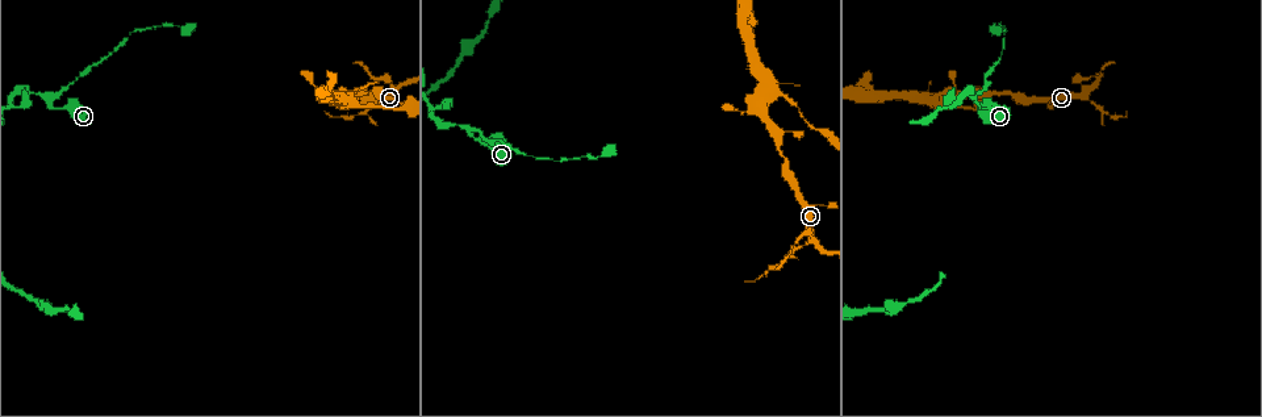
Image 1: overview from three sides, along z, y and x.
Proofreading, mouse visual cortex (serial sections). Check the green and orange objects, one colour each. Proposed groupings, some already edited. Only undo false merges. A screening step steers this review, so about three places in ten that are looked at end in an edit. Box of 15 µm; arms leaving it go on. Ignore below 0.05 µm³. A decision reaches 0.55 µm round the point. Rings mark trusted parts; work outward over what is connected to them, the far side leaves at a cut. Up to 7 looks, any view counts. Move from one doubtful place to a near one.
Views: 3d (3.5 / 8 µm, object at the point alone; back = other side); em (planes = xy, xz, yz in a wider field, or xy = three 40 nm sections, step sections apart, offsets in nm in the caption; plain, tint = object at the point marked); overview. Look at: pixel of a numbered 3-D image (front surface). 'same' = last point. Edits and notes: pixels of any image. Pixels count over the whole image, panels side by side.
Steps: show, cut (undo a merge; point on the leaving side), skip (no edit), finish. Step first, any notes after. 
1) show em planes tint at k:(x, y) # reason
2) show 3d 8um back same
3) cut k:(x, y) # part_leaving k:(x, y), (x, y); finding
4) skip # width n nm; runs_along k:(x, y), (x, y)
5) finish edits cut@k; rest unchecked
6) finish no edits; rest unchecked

show em xy step 2 tint at 1:(52, 103) # three arms meet

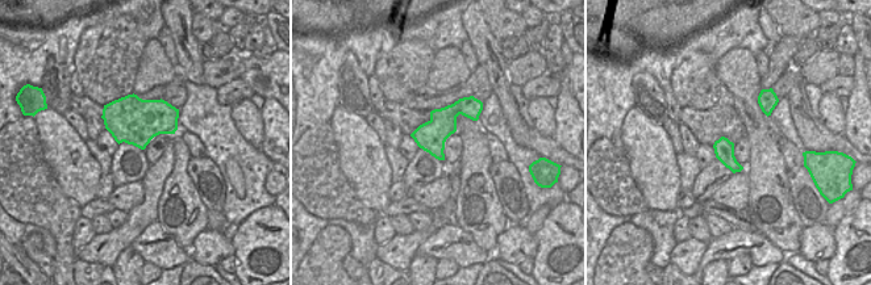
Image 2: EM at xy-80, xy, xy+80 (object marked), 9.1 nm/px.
show 3d 3.5um same

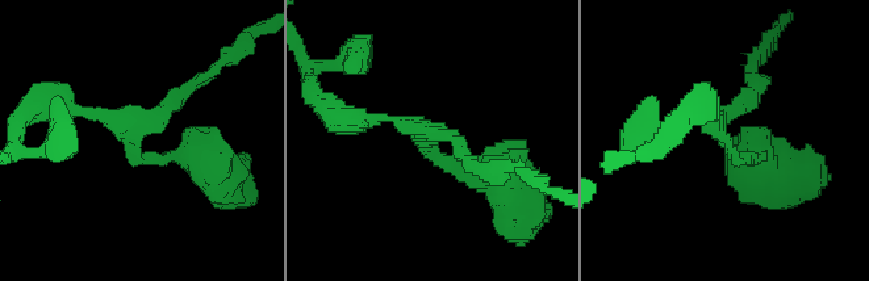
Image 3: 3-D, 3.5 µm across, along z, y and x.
skip # arm_widths 150, 200, 250 nm; continuous, no second cell

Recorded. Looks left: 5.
show 3d 8um at 1:(350, 105) # a fork

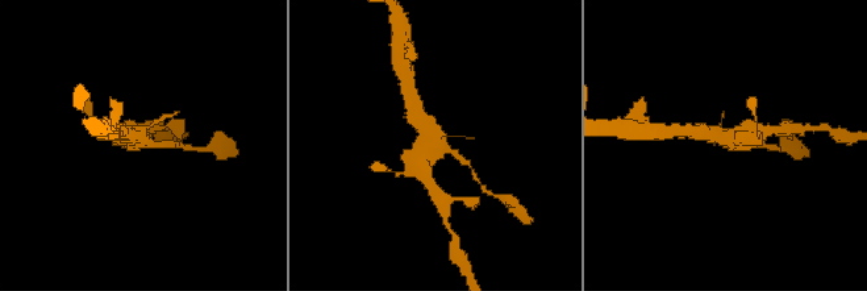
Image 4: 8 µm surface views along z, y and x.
show 3d 3.5um at 4:(145, 143)

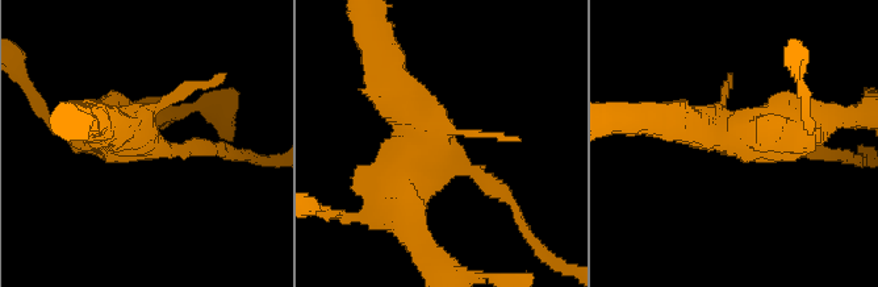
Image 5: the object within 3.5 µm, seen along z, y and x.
show em xy step 3 tint at 5:(434, 162)

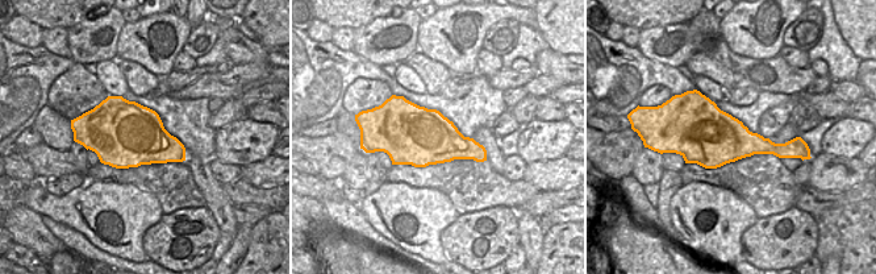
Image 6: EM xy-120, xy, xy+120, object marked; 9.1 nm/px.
skip # runs_along 5:(412, 228), (419, 120), (387, 77); all the same cell

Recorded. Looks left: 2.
show 3d 8um at 1:(1095, 105)

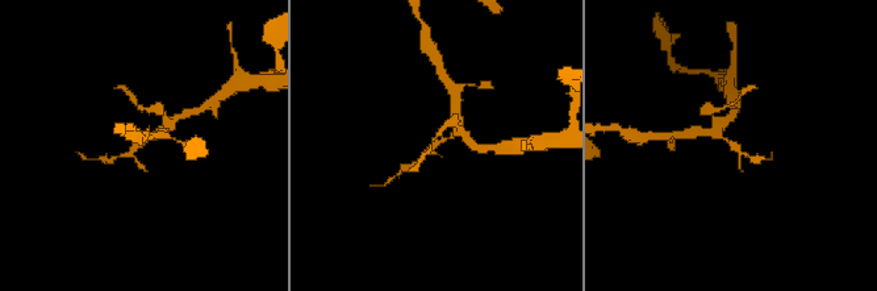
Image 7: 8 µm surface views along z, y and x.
show em xy step 1 tint at 7:(731, 145) # shape alone is not enough

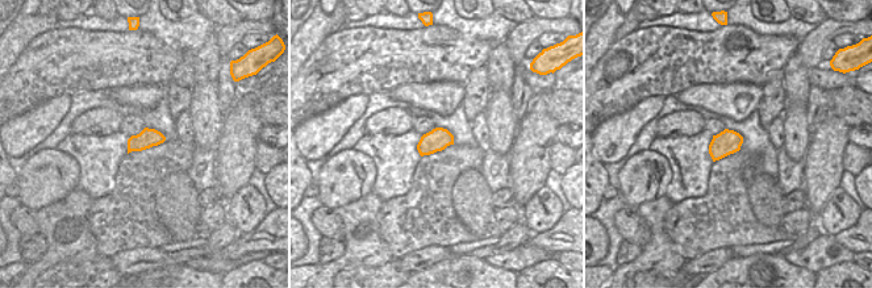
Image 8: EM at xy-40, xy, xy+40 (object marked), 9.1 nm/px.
cut 7:(738, 146) # part_leaving 7:(726, 141), (756, 161); two cells meet here

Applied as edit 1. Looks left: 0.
finish edits cut@7; rest unchecked

